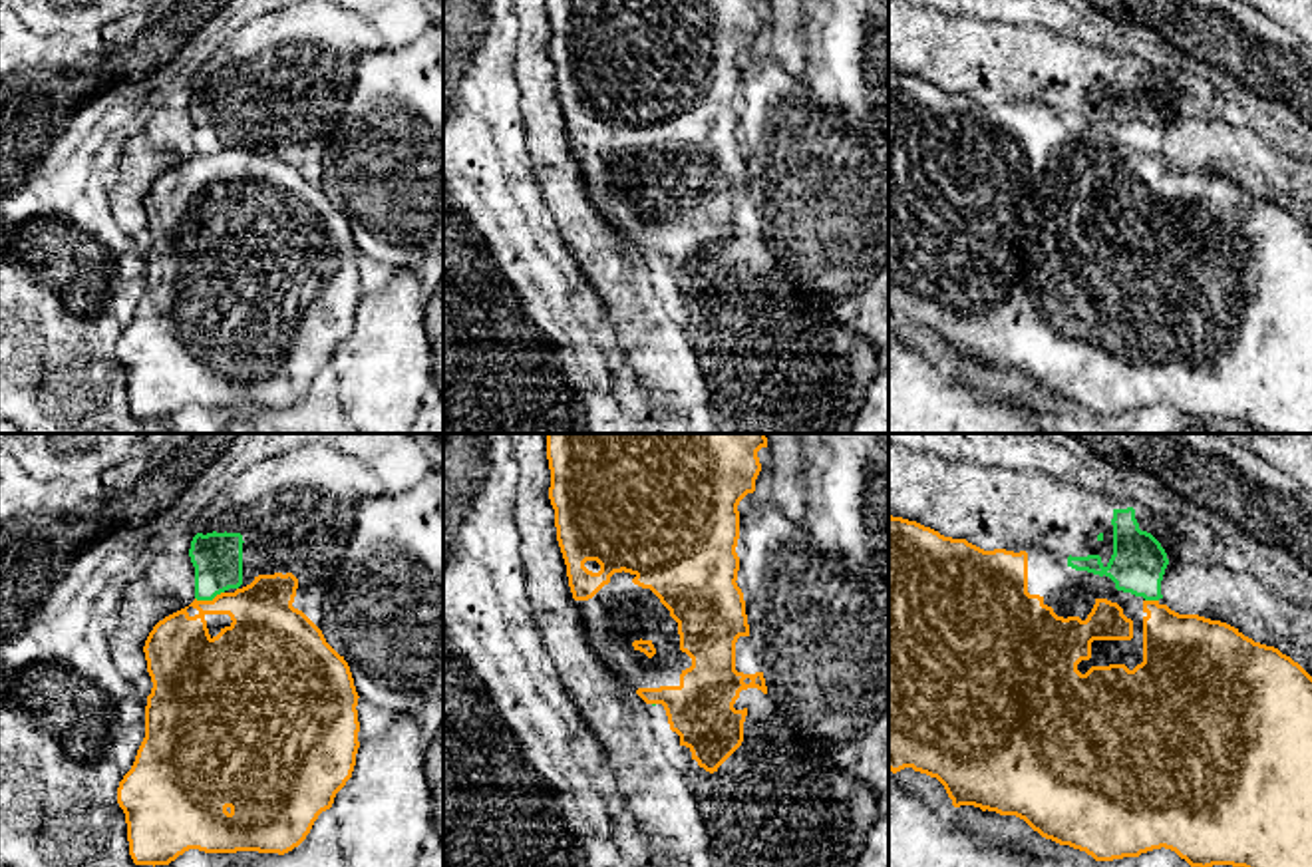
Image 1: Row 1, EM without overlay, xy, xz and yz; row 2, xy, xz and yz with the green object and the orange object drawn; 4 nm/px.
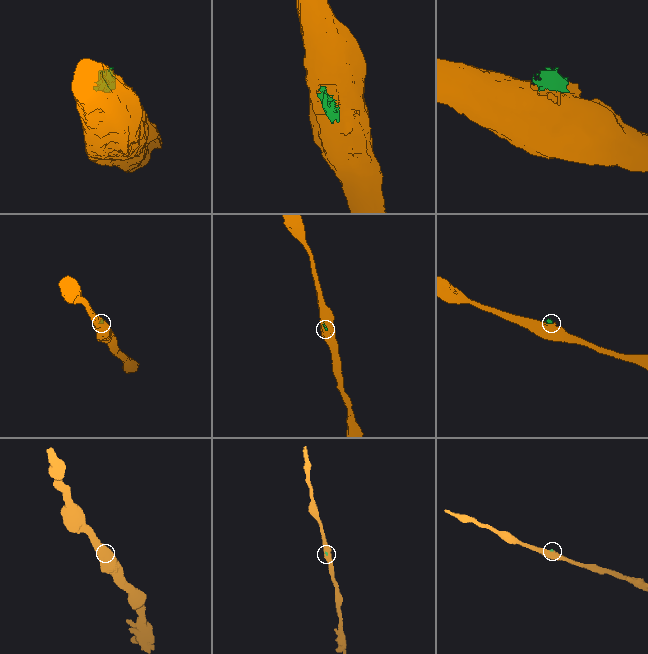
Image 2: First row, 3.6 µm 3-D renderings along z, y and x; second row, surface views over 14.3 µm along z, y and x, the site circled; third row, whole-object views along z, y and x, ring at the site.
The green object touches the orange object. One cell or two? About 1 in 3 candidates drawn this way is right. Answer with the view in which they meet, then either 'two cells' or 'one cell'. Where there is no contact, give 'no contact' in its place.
meets green in xy; two cells

